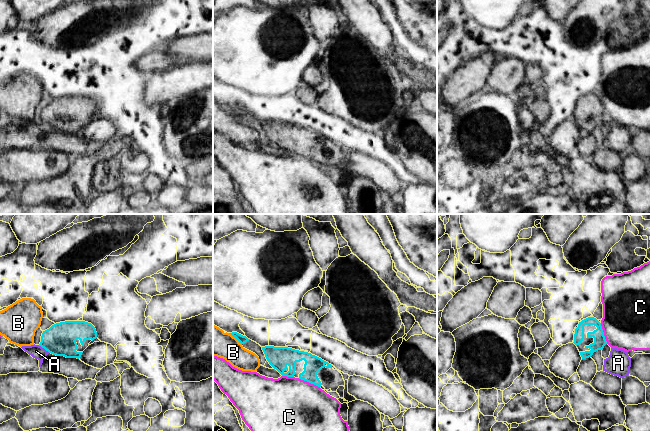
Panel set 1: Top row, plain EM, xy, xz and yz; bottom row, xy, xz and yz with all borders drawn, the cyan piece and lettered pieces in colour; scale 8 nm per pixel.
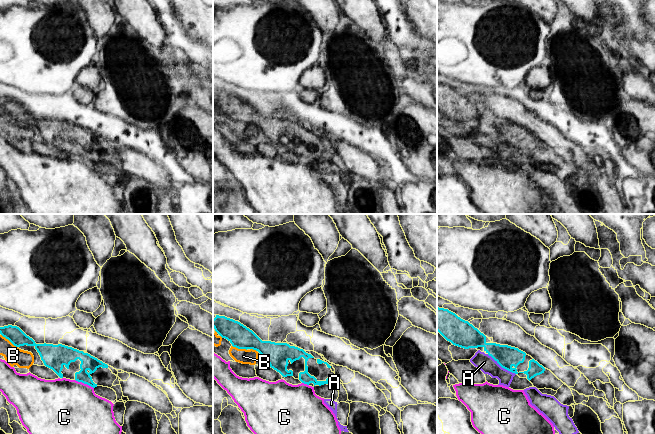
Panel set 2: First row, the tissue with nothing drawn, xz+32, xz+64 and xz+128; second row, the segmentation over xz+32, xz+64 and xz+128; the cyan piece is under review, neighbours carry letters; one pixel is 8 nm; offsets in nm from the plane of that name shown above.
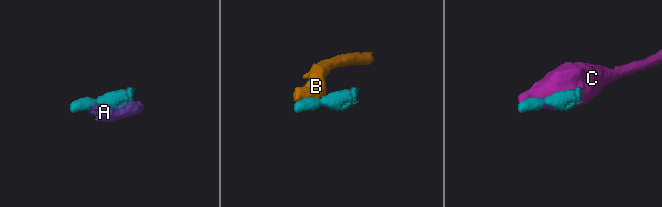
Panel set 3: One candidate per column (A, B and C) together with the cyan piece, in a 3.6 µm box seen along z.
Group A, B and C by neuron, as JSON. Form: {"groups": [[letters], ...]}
{"groups": [["A"], ["B"], ["C"]]}

